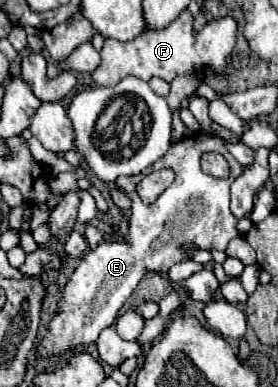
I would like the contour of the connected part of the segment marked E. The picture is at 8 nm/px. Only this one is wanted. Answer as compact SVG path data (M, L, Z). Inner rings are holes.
M195 133L191 137L185 137L183 141L173 143L169 147L169 151L155 165L151 165L151 167L153 169L171 167L173 173L175 173L175 181L151 205L143 205L141 199L135 193L135 185L139 183L141 175L139 177L137 175L133 175L133 177L121 177L121 179L115 181L115 185L119 189L123 189L127 193L127 197L131 199L133 213L129 215L129 229L123 233L121 239L101 241L95 249L89 249L89 253L83 255L81 265L75 269L75 273L71 275L71 281L67 283L67 287L63 291L61 313L57 313L51 319L49 333L45 335L45 339L43 339L43 343L41 343L39 351L37 351L41 357L57 355L61 351L71 351L73 347L83 347L83 345L95 343L97 337L99 337L99 333L105 327L113 325L113 321L117 317L117 311L123 307L125 299L133 293L133 289L143 279L143 275L153 273L153 271L155 273L167 273L173 265L183 263L183 261L189 261L191 259L191 253L195 253L199 249L219 249L219 251L225 251L227 249L227 243L231 239L235 239L237 235L241 235L239 229L237 229L239 219L233 217L233 213L229 209L229 187L233 183L233 155L225 149L225 145L221 143L221 139L217 139L215 135L209 135L209 133ZM205 151L219 151L219 153L225 155L225 159L229 161L229 167L231 167L231 175L227 179L217 179L217 177L205 175L199 169L199 157ZM187 243L193 243L195 247L193 249L183 249L183 245L187 245Z

